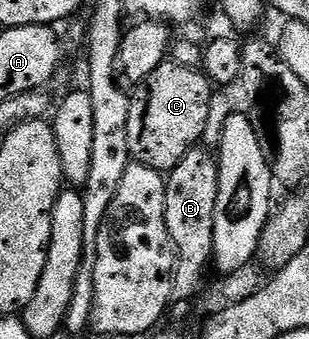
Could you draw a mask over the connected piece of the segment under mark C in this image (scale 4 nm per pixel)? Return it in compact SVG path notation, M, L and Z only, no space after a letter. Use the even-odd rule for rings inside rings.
M164 63L135 89L138 90L130 97L128 111L130 156L137 164L152 167L165 175L205 138L212 83L201 69Z

